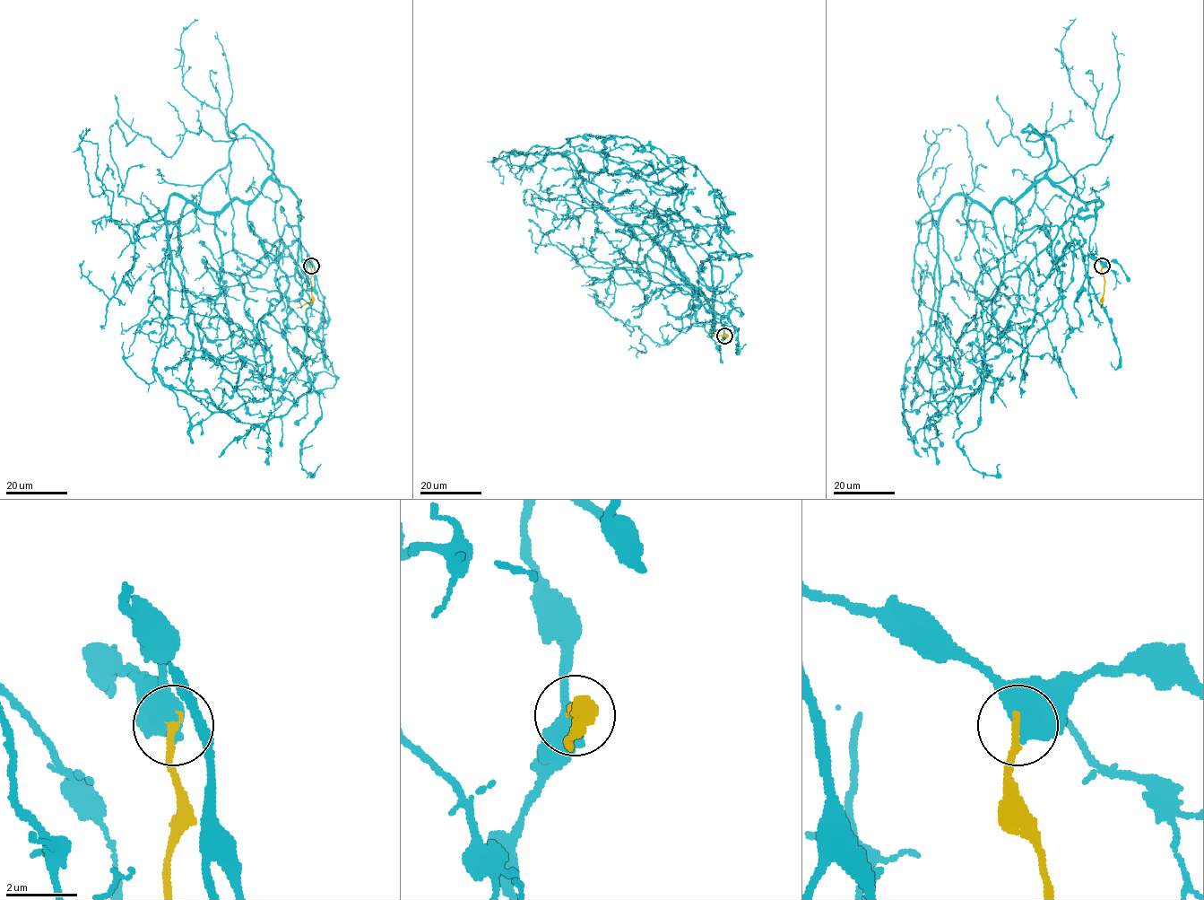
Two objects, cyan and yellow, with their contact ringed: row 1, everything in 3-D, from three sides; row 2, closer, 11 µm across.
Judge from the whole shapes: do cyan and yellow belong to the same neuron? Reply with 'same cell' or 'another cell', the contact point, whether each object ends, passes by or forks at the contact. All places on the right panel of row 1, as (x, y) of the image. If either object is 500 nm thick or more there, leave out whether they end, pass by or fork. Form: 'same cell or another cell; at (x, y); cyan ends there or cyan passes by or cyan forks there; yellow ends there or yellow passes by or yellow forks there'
same cell; at (1102, 266)

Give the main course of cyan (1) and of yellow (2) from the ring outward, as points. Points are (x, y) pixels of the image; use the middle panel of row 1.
1: (725, 336), (562, 154), (501, 152), (500, 182)
2: (725, 336), (724, 337), (710, 335)

